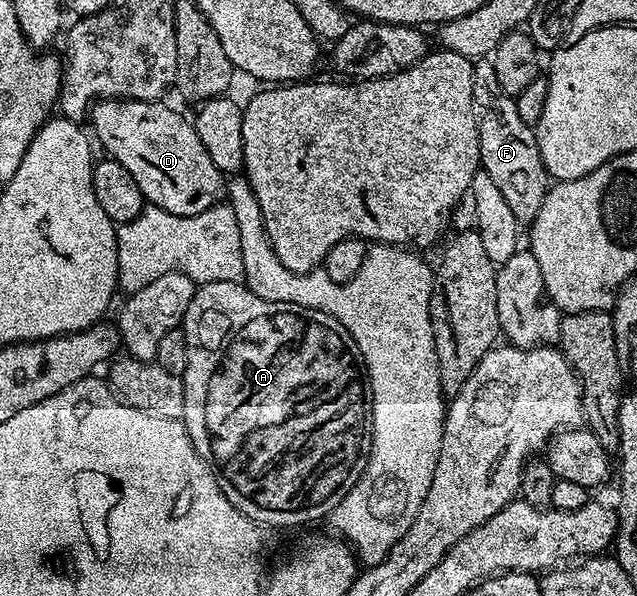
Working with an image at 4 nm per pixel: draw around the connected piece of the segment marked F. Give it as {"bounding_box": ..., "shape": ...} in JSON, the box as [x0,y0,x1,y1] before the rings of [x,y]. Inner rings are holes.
{"bounding_box":[472,58,548,225],"shape":[[[489,58],[477,60],[472,69],[472,105],[474,116],[478,122],[478,136],[480,137],[480,167],[485,170],[496,183],[509,208],[515,213],[519,224],[529,225],[534,222],[536,213],[540,209],[542,199],[548,190],[548,176],[546,166],[540,157],[540,145],[535,128],[525,123],[516,113],[515,96],[506,95],[500,89],[500,81],[496,81],[496,69]]]}

